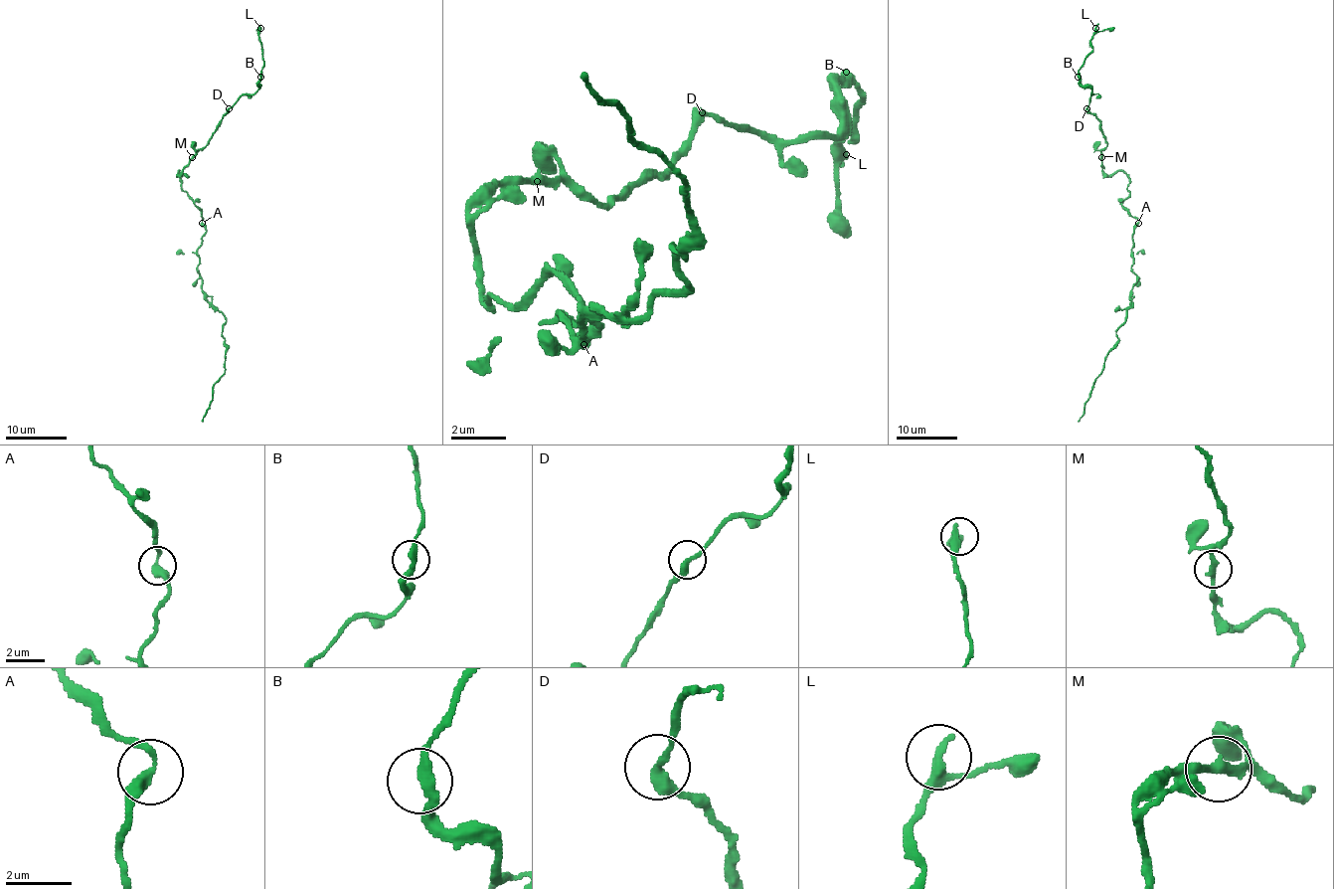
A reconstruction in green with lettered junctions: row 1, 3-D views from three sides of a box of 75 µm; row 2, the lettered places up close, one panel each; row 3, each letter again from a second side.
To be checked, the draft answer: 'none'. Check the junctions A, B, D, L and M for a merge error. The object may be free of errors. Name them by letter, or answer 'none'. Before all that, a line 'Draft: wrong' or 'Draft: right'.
Draft: right
none

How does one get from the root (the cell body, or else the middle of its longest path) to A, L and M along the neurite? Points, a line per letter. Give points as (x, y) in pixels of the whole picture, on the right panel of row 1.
A: (1123, 201), (1121, 206), (1138, 223)
L: (1123, 201), (1129, 178), (1101, 169), (1106, 138), (1086, 108), (1092, 91), (1079, 78), (1095, 28)
M: (1123, 201), (1129, 195), (1129, 178), (1121, 170), (1107, 175), (1101, 169), (1101, 157)

